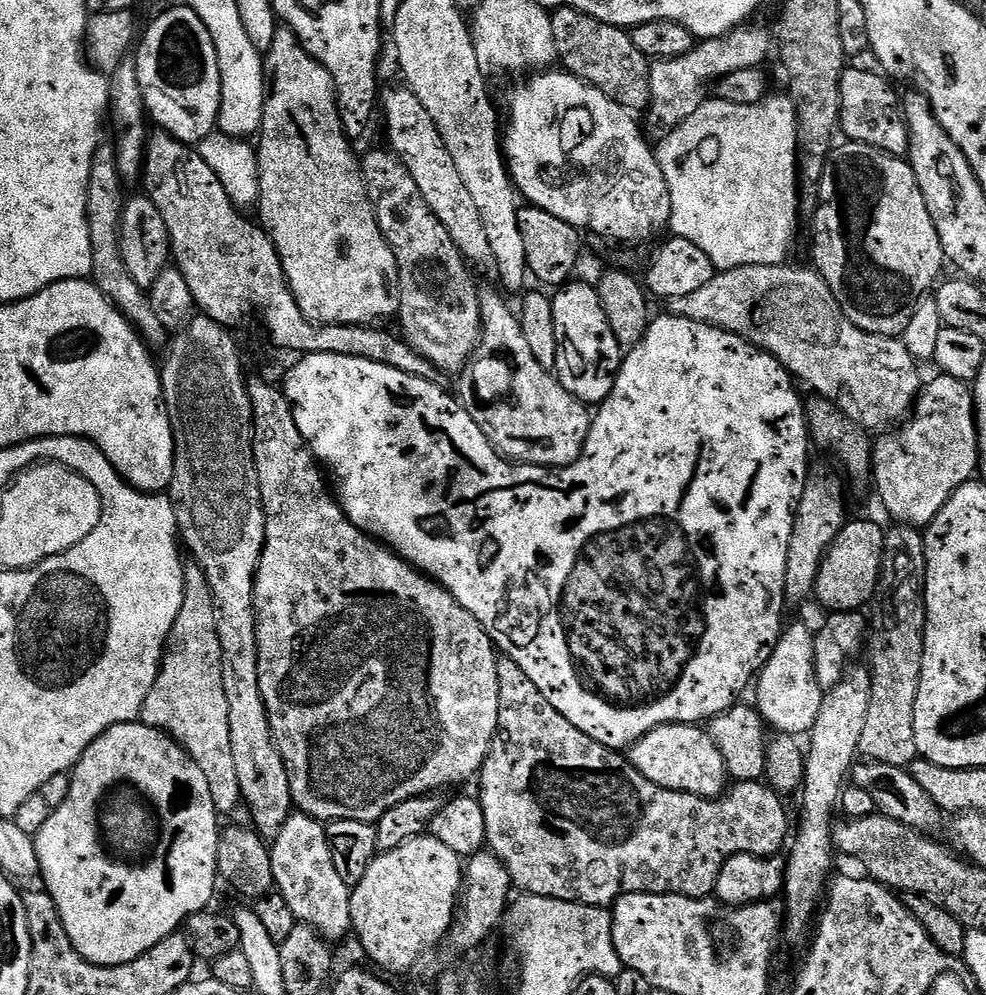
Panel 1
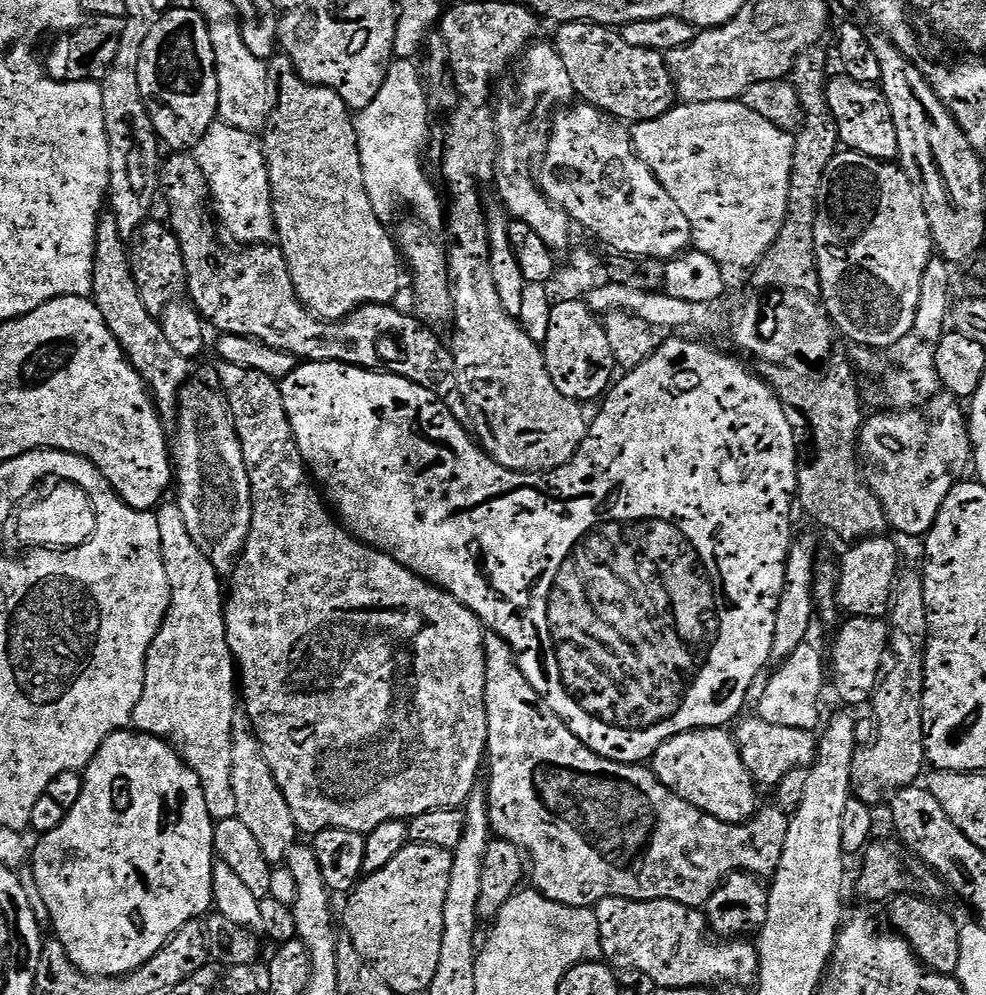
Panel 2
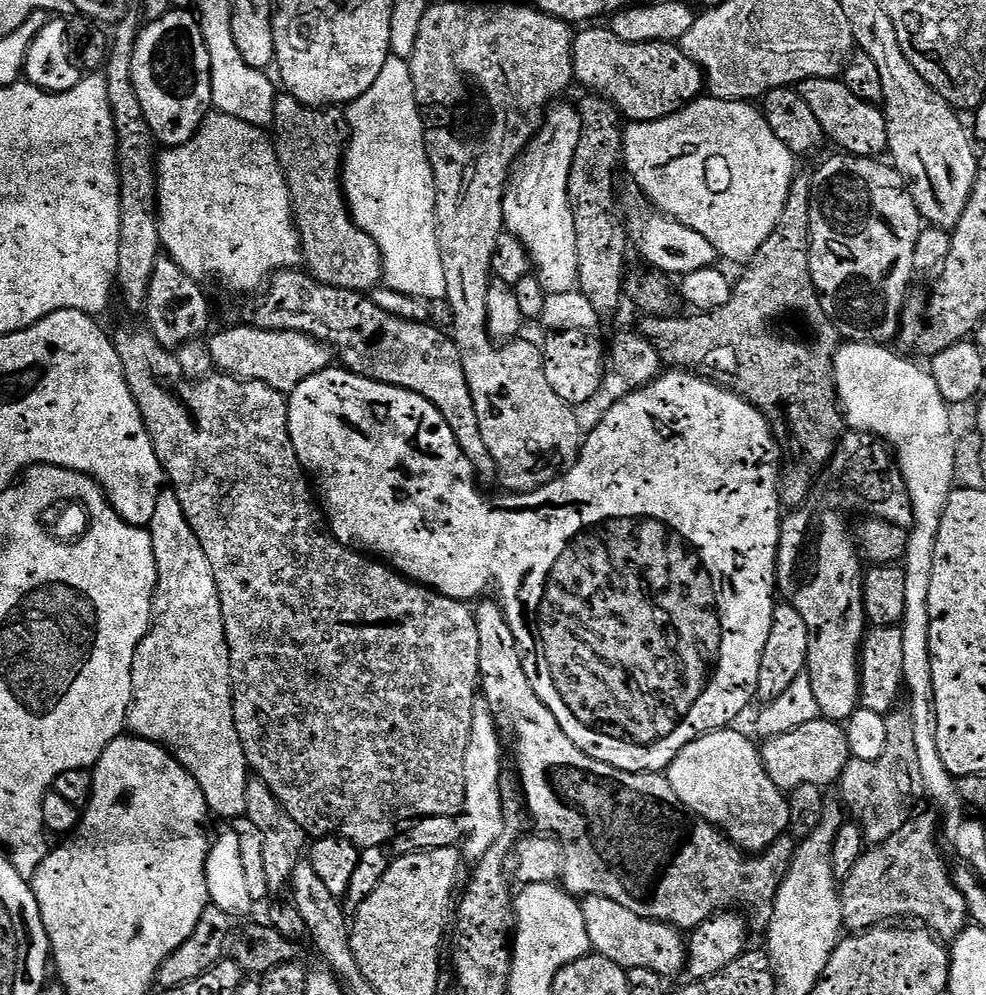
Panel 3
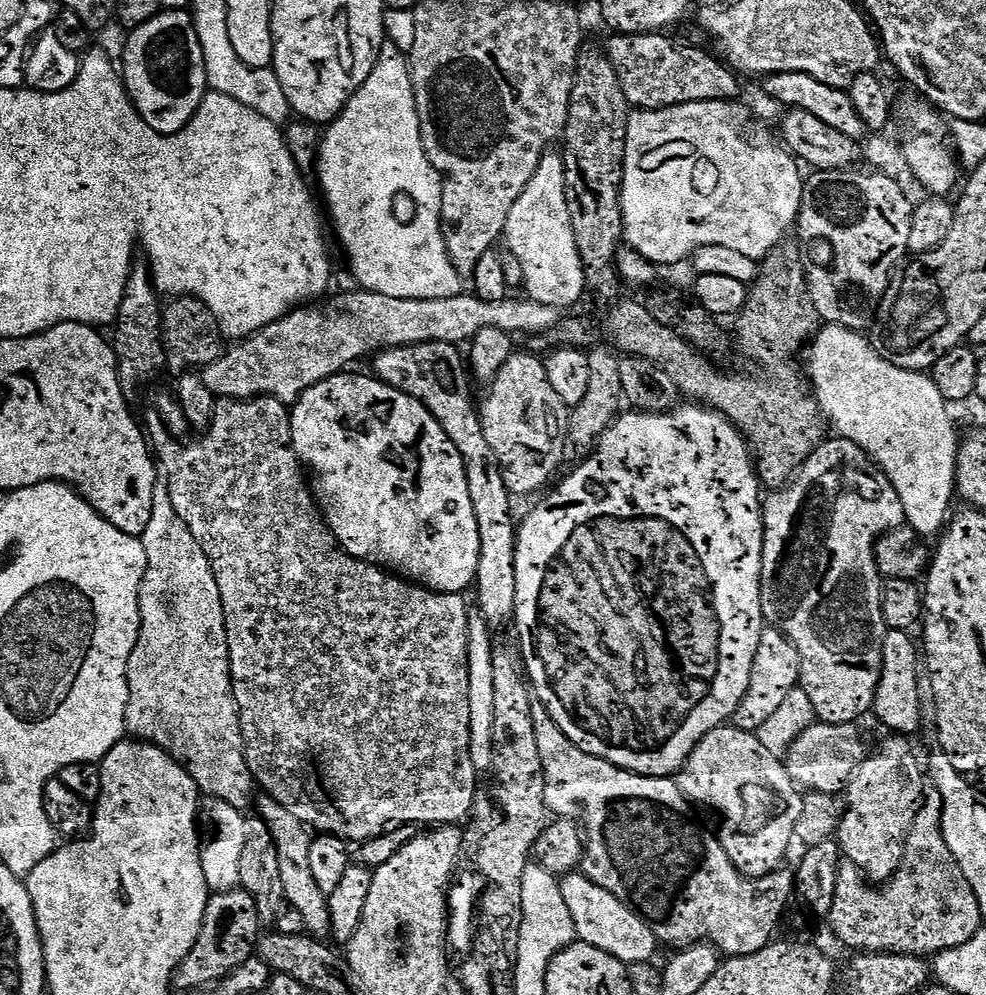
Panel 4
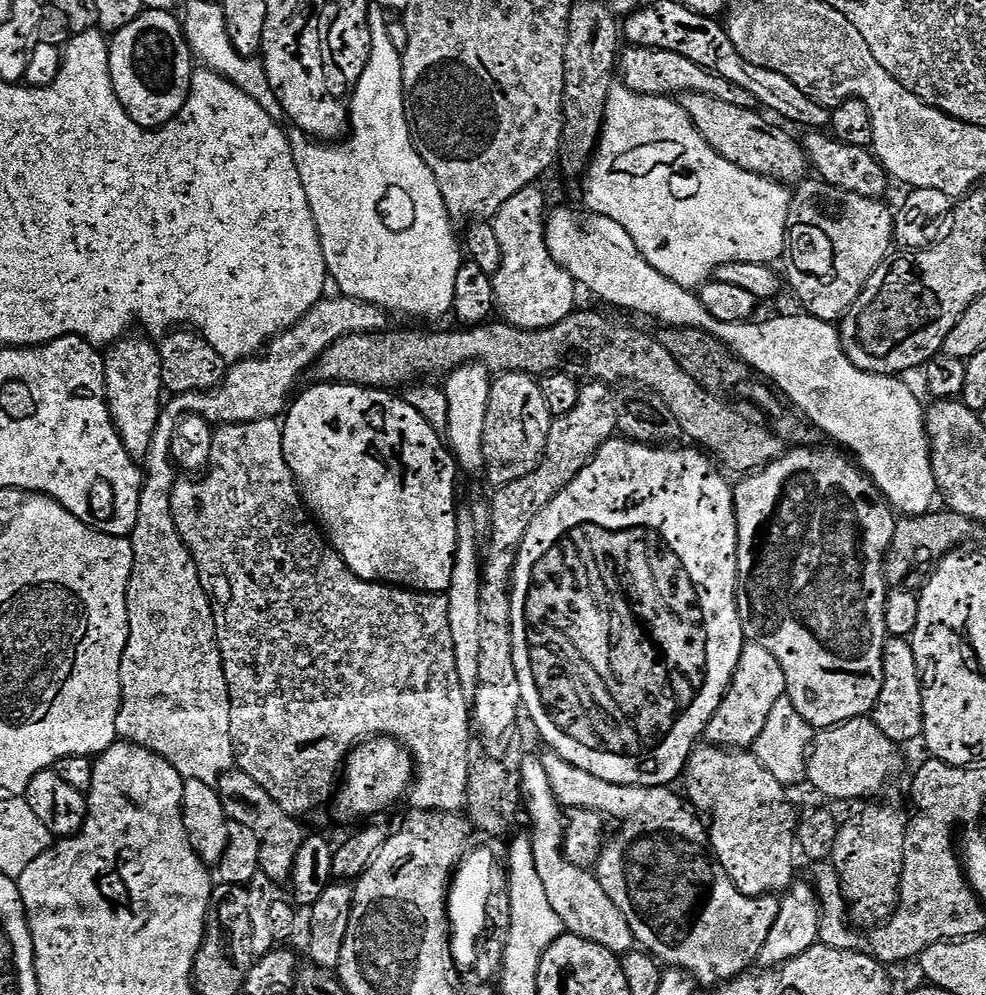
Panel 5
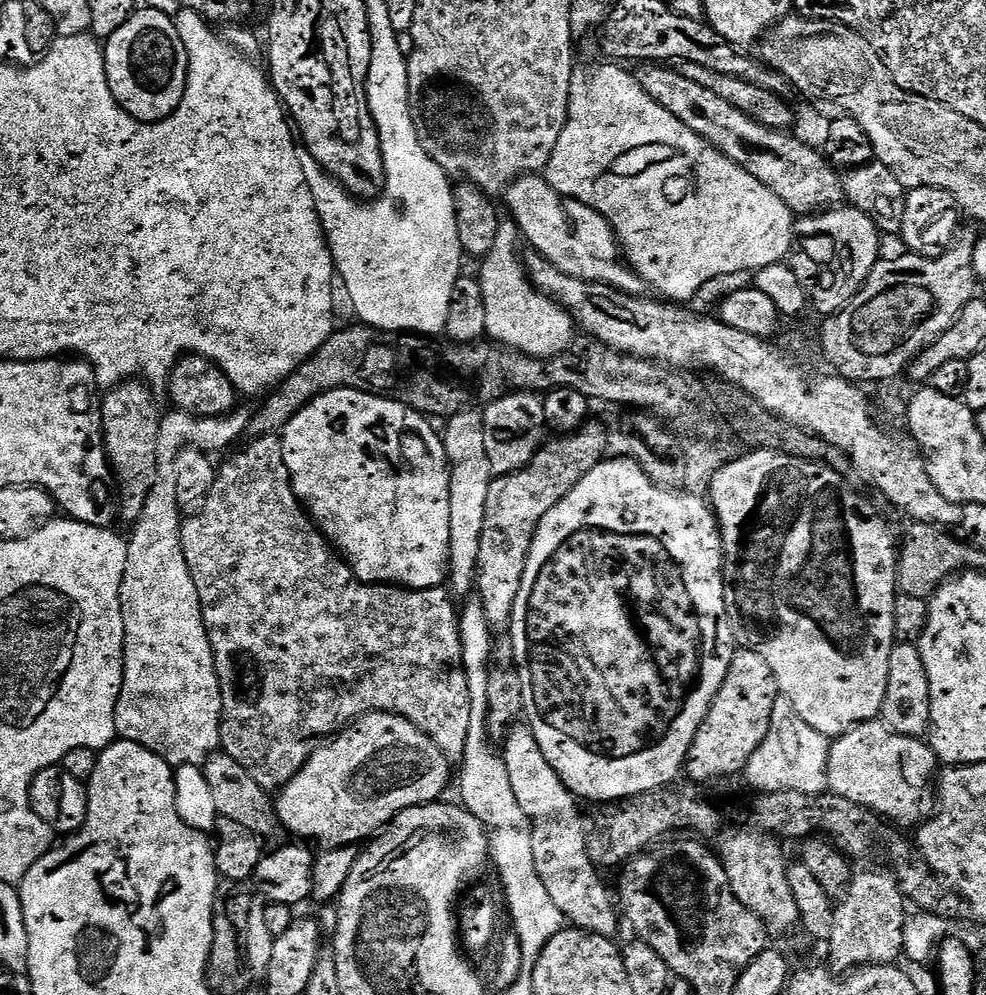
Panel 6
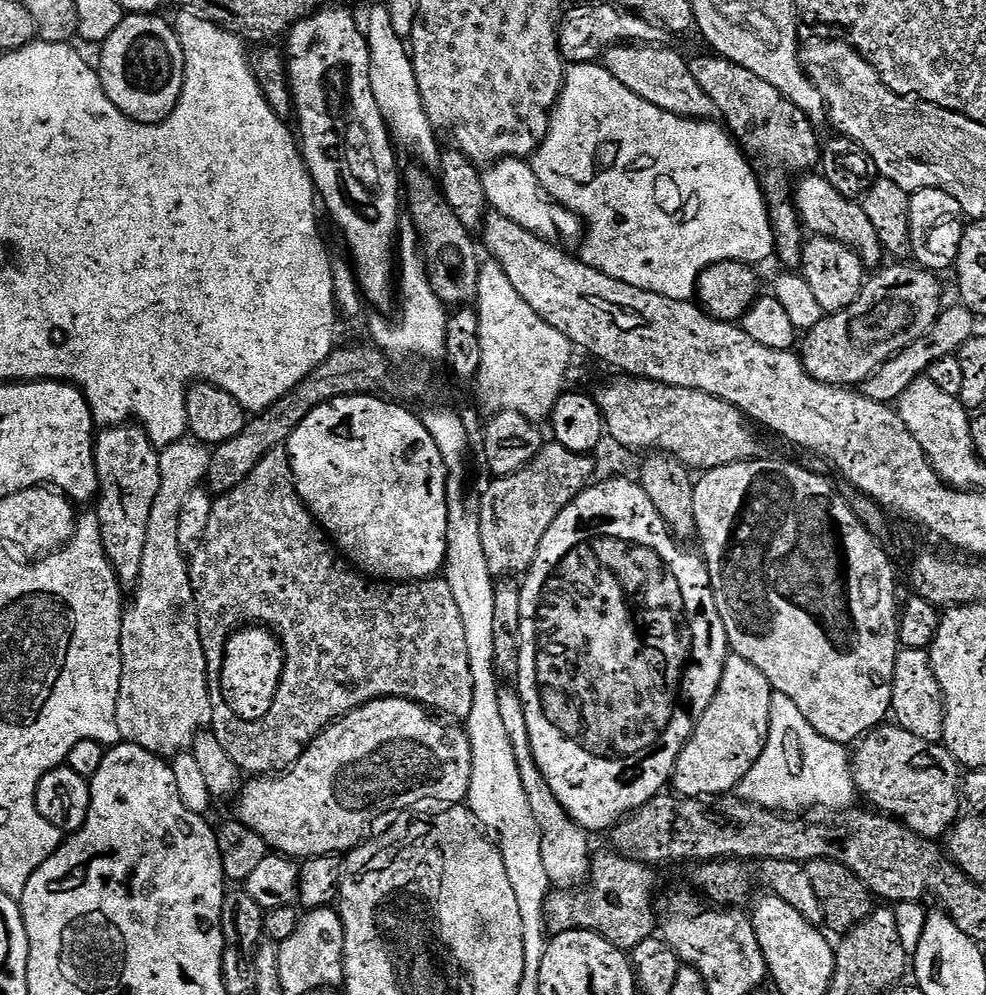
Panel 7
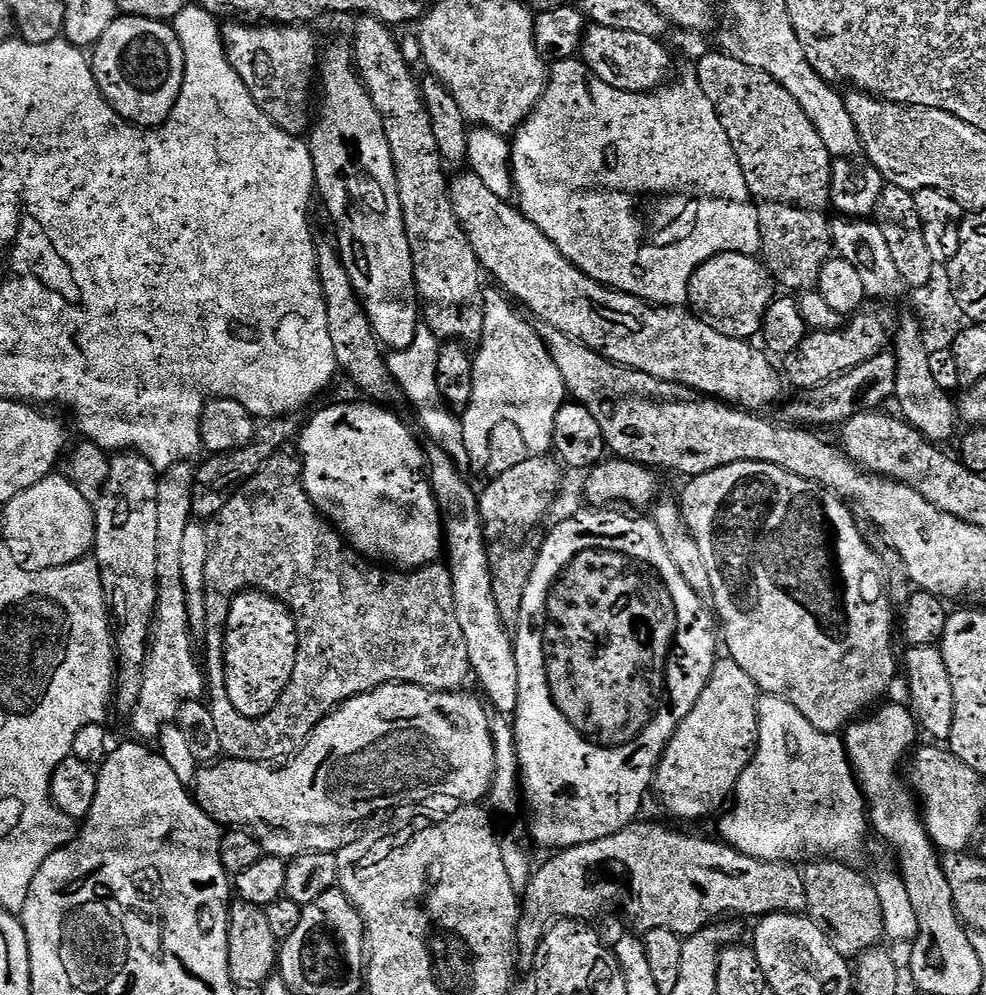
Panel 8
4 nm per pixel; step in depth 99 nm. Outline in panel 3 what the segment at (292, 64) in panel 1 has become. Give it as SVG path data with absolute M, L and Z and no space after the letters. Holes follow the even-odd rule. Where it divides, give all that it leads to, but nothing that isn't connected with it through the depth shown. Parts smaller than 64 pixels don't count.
M287 94L277 95L274 114L276 115L274 121L276 157L280 160L292 195L292 211L296 217L296 229L300 235L302 260L311 279L317 280L320 284L327 284L329 288L345 288L351 292L371 293L371 288L381 283L384 267L374 238L370 238L370 234L366 234L352 221L348 202L344 199L342 169L344 149L348 146L347 115L336 106L312 108L308 104L298 102L298 98Z

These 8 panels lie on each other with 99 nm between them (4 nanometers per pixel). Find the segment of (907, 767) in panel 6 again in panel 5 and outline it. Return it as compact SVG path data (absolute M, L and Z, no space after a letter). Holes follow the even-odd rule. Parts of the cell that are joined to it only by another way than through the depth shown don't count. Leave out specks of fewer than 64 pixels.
M859 716L848 720L844 724L838 724L835 728L821 731L815 737L814 743L808 753L808 766L806 769L807 783L812 783L824 796L832 800L860 800L867 801L876 798L880 791L891 782L900 768L901 749L868 716Z

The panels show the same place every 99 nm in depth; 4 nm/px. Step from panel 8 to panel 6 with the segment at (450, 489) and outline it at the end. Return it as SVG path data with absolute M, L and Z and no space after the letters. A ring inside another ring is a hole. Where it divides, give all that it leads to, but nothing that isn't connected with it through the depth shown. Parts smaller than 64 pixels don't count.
M517 722L511 726L502 741L502 755L506 774L510 774L510 790L514 790L514 798L518 798L518 806L522 806L522 814L526 814L532 827L534 866L538 866L538 878L542 878L542 886L546 886L554 906L562 910L571 927L599 936L615 937L617 909L614 896L608 893L600 877L603 875L588 853L590 828L586 816L584 820L580 813L578 797L561 782L554 766L546 762L542 750L538 750L538 738L534 738L527 723Z

